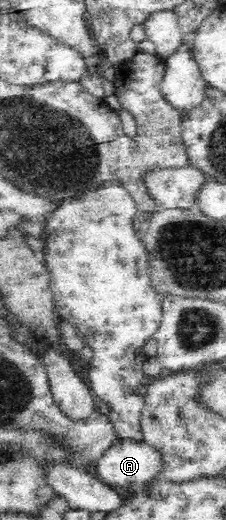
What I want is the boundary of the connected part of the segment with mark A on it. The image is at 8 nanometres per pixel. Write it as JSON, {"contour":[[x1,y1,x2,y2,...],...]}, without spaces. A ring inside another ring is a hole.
{"contour":[[121,438,97,458,94,474,123,491,142,488,158,469,159,456,151,446]]}

